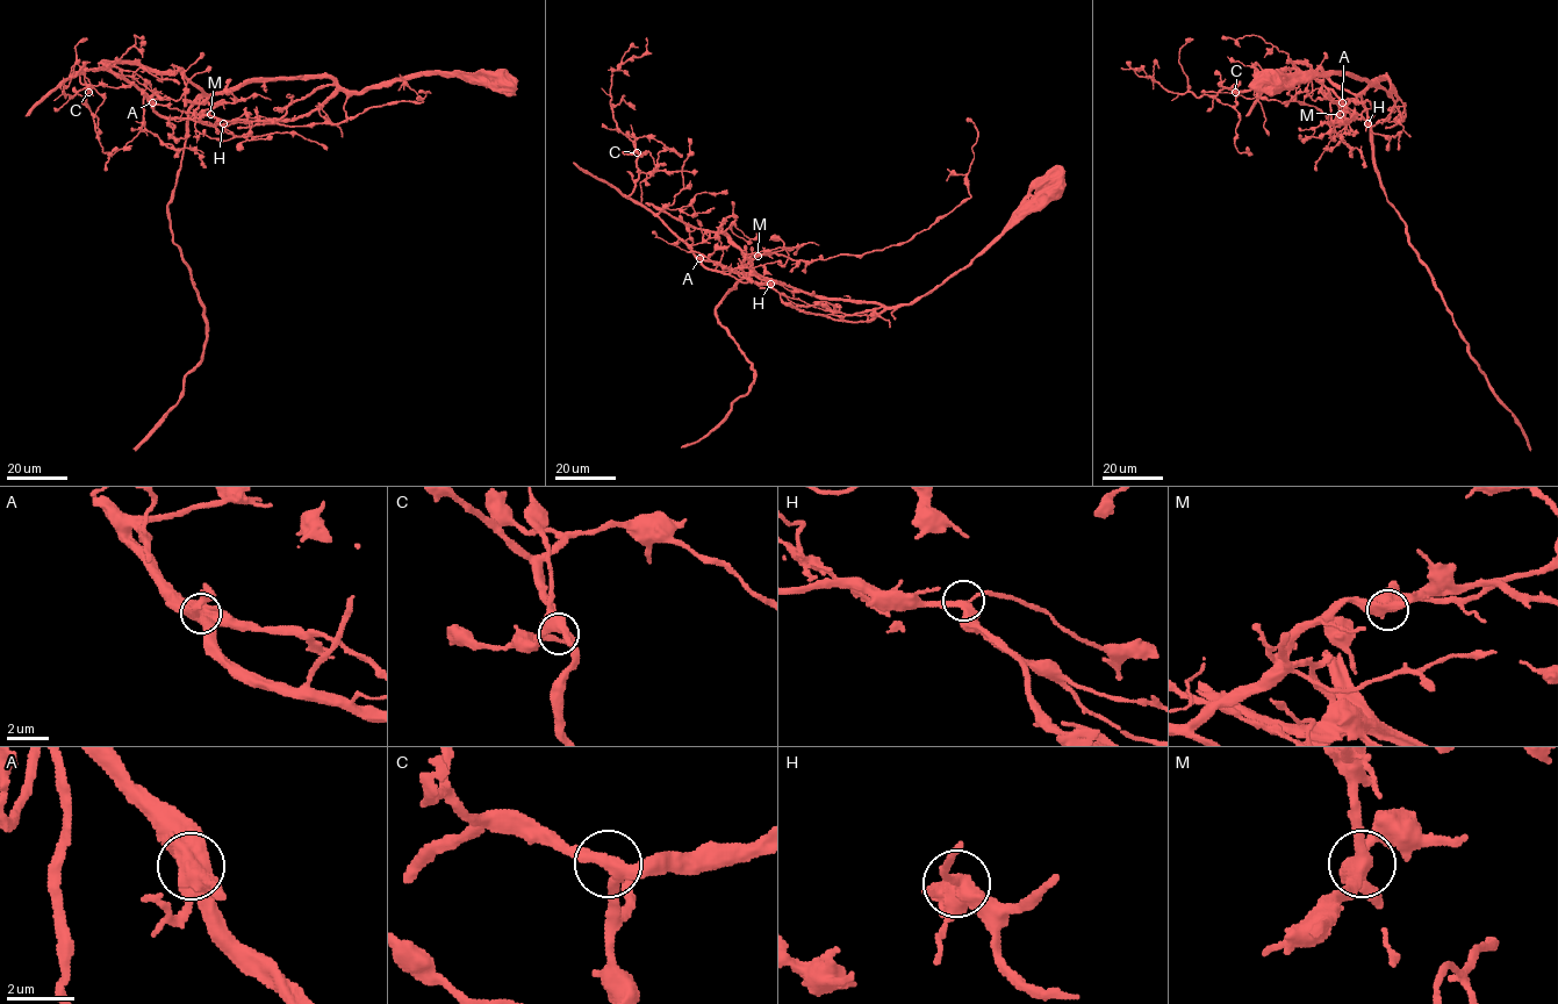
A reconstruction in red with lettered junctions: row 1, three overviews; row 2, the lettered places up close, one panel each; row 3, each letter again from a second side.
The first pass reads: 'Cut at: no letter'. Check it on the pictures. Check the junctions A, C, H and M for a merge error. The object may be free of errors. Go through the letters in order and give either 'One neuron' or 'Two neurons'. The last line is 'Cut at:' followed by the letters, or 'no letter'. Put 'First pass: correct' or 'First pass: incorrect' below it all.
A: Two neurons
C: One neuron
H: One neuron
M: One neuron
Cut at: A
First pass: incorrect

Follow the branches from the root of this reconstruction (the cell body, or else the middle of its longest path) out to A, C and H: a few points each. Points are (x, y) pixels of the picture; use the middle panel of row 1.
A: (1050, 185), (968, 265), (909, 303), (853, 314), (828, 303), (798, 306), (770, 285), (708, 270), (699, 258)
C: (1050, 185), (968, 265), (909, 303), (882, 307), (760, 275), (725, 234), (634, 203), (637, 152)
H: (1050, 185), (968, 265), (909, 303), (846, 314), (828, 303), (796, 305), (770, 284)

